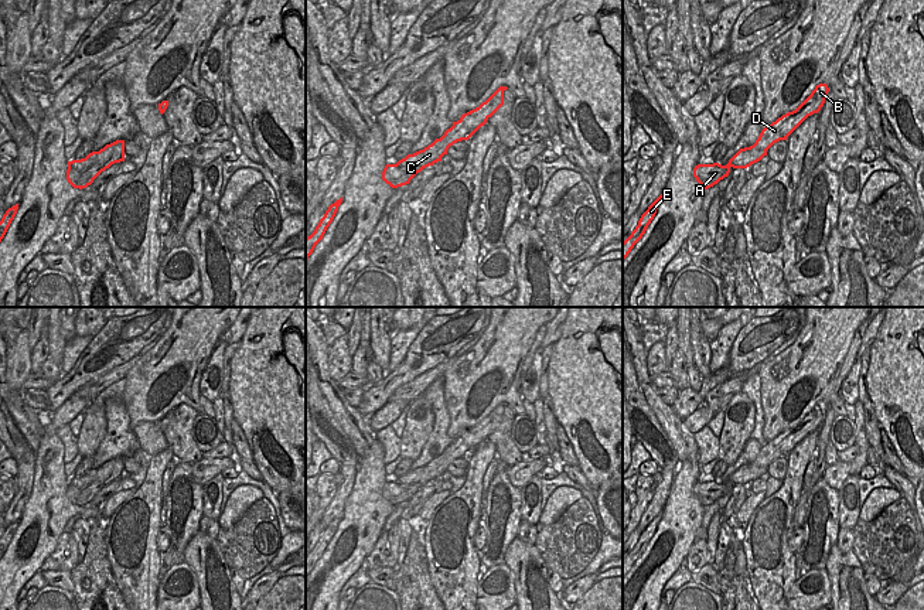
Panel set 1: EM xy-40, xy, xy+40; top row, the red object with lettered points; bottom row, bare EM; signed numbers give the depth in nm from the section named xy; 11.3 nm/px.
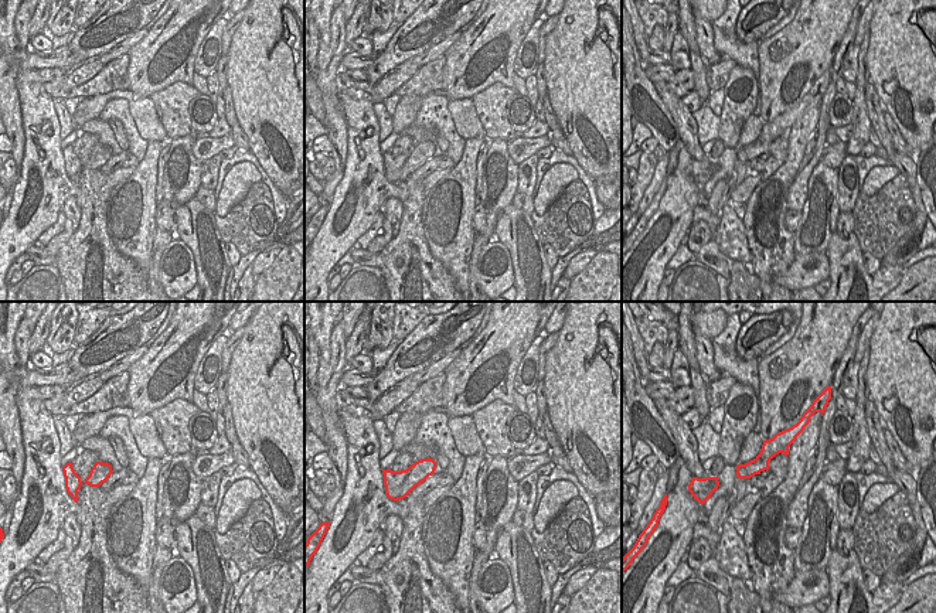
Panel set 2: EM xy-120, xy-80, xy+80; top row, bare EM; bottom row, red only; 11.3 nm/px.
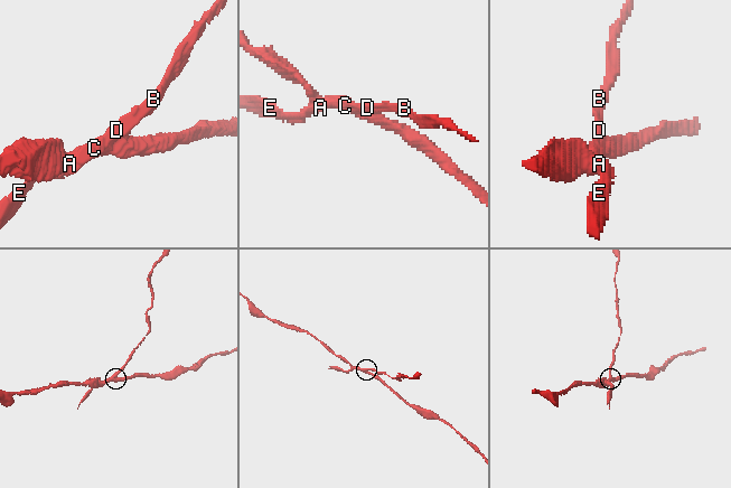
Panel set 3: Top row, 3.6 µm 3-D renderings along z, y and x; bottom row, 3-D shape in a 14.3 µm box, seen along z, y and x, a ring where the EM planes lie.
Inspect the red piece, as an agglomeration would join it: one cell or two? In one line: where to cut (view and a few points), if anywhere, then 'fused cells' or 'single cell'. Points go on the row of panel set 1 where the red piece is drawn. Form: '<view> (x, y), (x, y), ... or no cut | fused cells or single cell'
xy+40 (786, 113), (800, 123) | fused cells

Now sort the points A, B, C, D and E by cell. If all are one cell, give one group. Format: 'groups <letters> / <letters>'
groups A C D E / B

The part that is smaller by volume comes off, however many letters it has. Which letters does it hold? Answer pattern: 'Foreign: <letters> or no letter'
Foreign: B

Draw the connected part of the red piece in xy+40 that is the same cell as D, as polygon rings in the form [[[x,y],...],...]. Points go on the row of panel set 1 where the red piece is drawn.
[[[782,115],[771,125],[766,126],[756,143],[750,147],[740,149],[726,166],[719,163],[698,164],[693,168],[693,177],[703,190],[708,190],[717,184],[720,180],[729,175],[730,168],[747,168],[751,164],[760,161],[767,156],[767,150],[780,140],[787,137],[801,125],[795,122],[795,117]]]

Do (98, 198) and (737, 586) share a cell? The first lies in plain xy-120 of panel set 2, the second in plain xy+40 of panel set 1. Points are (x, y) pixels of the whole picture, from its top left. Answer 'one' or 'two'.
one

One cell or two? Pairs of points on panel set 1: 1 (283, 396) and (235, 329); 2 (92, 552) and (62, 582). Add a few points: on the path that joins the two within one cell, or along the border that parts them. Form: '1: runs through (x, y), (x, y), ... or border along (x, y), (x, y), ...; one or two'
1: border along (248, 321), (239, 341); two
2: border along (70, 571), (72, 590); two

